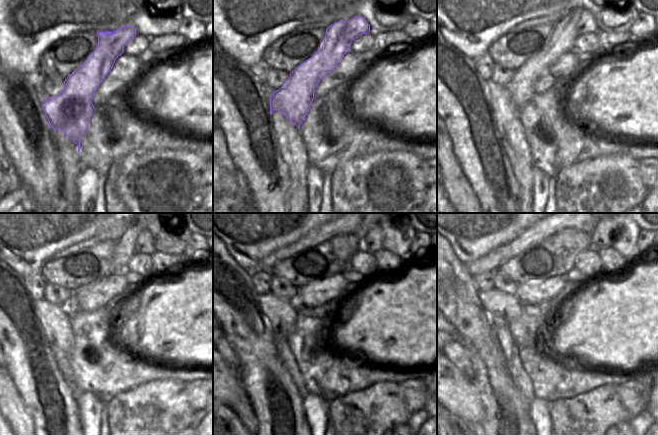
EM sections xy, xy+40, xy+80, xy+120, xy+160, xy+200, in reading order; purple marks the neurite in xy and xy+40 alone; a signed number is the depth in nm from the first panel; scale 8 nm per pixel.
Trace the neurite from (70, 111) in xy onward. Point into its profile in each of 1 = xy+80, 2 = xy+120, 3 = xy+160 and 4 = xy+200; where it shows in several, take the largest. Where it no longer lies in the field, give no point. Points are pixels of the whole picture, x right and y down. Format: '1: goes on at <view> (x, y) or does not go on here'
1: goes on at xy+80 (566, 31)
2: goes on at xy+120 (135, 240)
3: goes on at xy+160 (365, 242)
4: goes on at xy+200 (593, 241)

